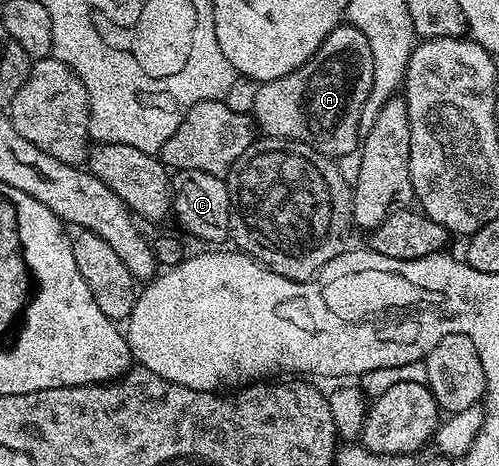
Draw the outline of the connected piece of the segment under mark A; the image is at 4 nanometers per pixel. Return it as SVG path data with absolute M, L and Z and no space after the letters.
M342 22L322 42L320 51L307 60L298 70L286 74L282 78L265 80L260 84L258 99L254 102L251 115L265 137L277 136L279 140L297 140L324 156L348 158L357 151L362 140L360 119L362 106L366 106L366 94L370 94L370 86L374 82L374 58L370 54L370 42L362 30L353 24Z

